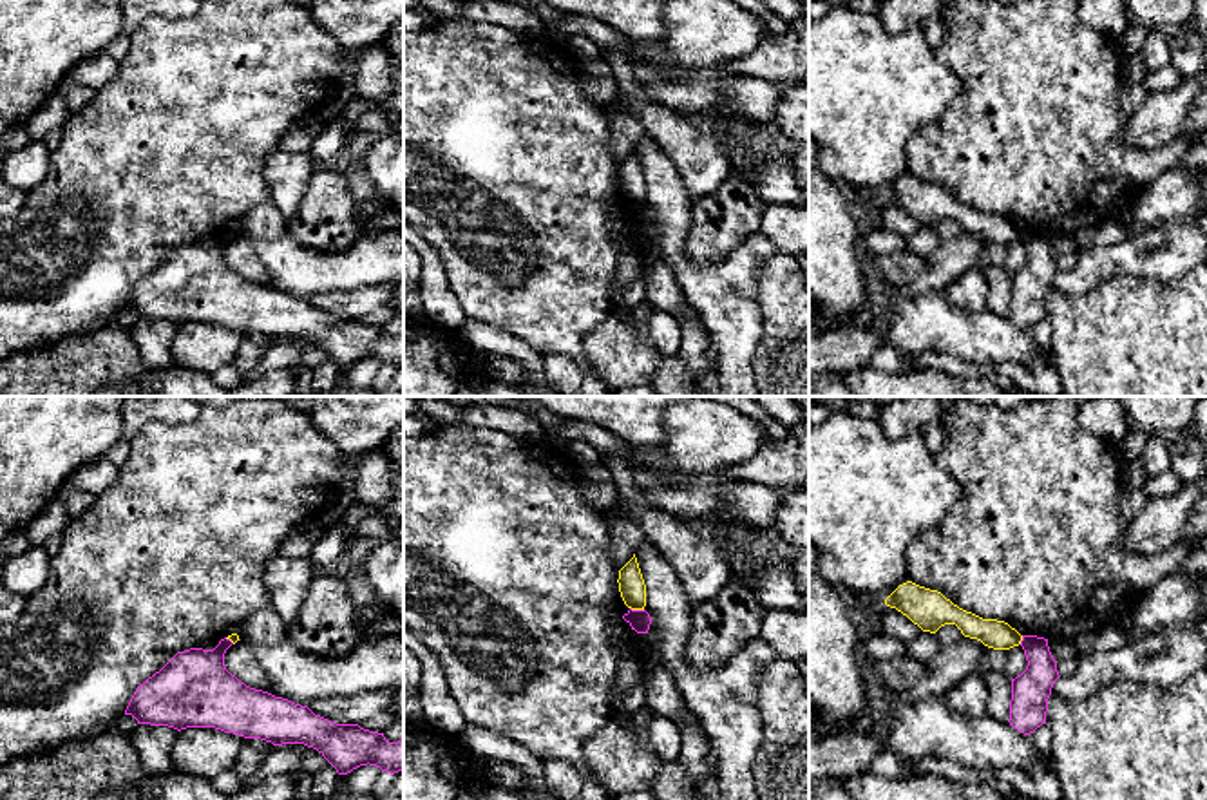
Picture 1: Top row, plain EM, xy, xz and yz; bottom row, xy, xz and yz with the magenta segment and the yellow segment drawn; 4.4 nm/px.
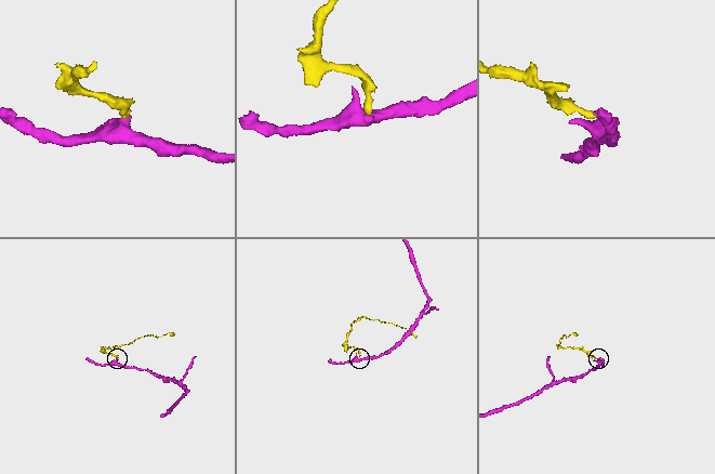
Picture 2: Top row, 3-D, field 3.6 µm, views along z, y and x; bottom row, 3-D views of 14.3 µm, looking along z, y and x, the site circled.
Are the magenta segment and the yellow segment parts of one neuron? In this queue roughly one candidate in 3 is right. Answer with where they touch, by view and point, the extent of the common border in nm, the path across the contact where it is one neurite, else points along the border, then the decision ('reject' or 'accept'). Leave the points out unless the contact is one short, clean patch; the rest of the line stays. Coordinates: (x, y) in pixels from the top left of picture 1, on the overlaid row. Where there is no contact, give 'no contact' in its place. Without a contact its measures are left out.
xz (637, 610) | 70 nm | along xz (630, 607), (643, 610) | reject

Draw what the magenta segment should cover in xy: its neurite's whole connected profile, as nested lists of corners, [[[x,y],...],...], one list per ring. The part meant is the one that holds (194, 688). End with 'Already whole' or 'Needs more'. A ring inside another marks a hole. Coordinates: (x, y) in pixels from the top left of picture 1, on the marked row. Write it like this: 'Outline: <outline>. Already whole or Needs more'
Outline: [[[221,639],[214,650],[190,648],[177,652],[159,671],[148,677],[134,691],[125,715],[132,715],[138,724],[168,726],[177,731],[186,728],[215,728],[244,738],[261,738],[273,746],[304,744],[317,749],[338,775],[347,775],[360,766],[376,766],[391,775],[404,771],[404,740],[389,742],[384,733],[369,731],[358,724],[337,724],[315,715],[308,706],[295,704],[288,699],[275,697],[268,691],[255,690],[241,682],[224,666],[224,653],[233,643]]]. Already whole

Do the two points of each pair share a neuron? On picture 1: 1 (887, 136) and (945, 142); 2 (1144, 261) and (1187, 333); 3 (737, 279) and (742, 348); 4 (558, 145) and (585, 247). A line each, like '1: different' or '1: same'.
1: different
2: different
3: same
4: same

